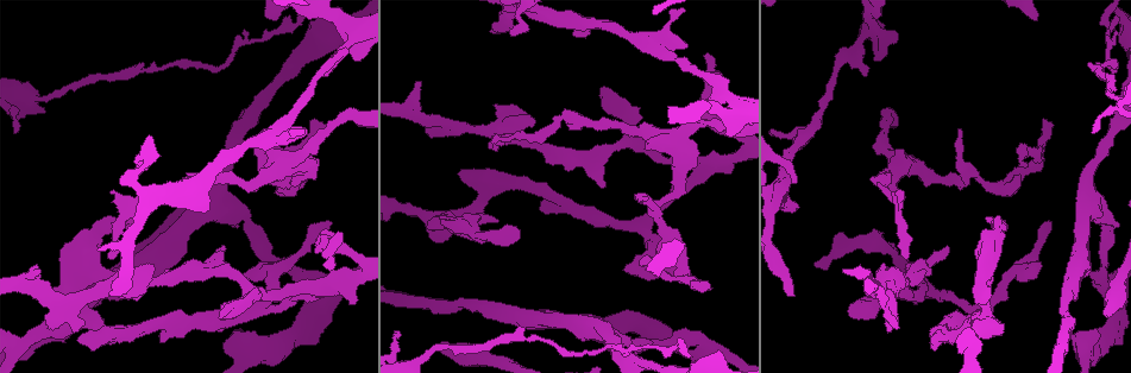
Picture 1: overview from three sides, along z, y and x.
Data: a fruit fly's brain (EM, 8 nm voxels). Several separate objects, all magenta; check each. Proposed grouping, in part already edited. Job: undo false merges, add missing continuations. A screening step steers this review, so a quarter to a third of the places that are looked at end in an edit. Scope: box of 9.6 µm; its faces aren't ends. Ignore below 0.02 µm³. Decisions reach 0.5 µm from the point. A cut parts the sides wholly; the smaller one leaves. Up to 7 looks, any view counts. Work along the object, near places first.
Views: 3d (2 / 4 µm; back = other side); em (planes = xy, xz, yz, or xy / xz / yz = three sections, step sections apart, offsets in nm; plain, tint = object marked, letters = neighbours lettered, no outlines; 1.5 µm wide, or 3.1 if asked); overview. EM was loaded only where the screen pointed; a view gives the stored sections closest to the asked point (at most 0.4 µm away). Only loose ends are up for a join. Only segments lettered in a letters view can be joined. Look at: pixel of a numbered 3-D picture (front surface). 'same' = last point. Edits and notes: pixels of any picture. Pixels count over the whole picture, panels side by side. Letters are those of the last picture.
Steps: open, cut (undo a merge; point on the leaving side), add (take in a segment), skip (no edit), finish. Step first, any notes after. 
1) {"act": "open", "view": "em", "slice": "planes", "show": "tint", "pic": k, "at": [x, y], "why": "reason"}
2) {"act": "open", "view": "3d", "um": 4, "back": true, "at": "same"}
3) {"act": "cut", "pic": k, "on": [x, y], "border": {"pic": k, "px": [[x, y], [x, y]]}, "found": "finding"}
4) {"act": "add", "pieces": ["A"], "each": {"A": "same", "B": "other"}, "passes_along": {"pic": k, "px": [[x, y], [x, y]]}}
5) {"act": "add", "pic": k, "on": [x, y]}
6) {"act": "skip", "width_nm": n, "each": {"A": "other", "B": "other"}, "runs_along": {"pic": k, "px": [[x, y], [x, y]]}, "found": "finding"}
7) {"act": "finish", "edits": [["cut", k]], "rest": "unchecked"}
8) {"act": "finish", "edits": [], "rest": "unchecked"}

{"act": "open", "view": "em", "slice": "planes", "show": "letters", "pic": 1, "at": [793, 210], "why": "branch stops here"}

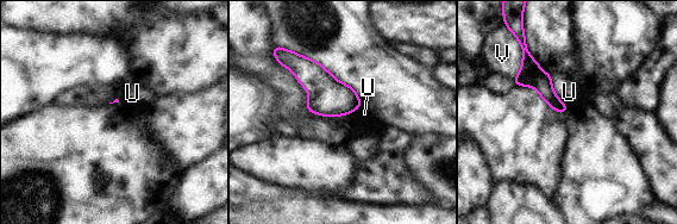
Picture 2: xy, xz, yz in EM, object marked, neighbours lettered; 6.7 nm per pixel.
{"act": "skip", "each": {"U": "other", "V": "other"}, "border": {"pic": 2, "px": [[551, 76], [553, 91], [568, 106]]}, "found": "none of them fits"}

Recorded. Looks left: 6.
{"act": "open", "view": "em", "slice": "planes", "show": "plain", "pic": 1, "at": [815, 266], "why": "an open end"}

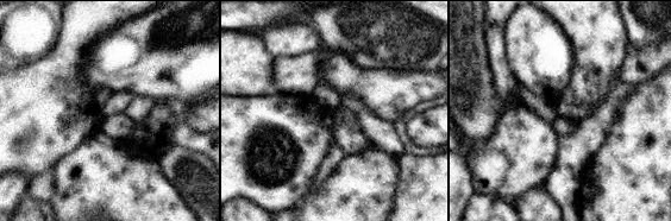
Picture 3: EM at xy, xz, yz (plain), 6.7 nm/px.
{"act": "open", "view": "em", "slice": "planes", "show": "letters", "at": "same", "why": "what lies round it"}

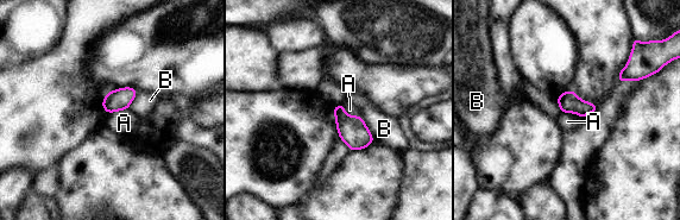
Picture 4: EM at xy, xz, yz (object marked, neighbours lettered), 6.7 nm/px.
{"act": "skip", "width_nm": 120, "each": {"A": "other", "B": "other"}, "border": {"pic": 4, "px": [[341, 104], [347, 114], [360, 117]]}, "found": "no lettered segment goes on from it"}

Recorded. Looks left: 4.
{"act": "open", "view": "em", "slice": "planes", "show": "plain", "pic": 1, "at": [1110, 315], "why": "free end"}

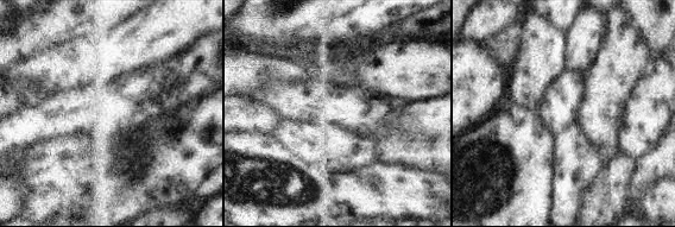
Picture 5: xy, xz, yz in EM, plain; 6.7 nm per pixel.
{"act": "open", "view": "em", "slice": "planes", "show": "letters", "at": "same"}

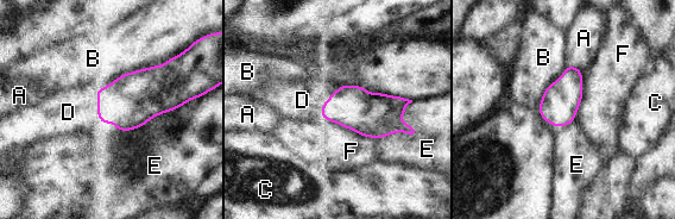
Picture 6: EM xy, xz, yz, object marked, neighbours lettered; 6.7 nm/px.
{"act": "add", "pieces": ["D"], "each": {"A": "other", "B": "other", "C": "other", "D": "same", "E": "other", "F": "other"}, "passes_along": {"pic": 6, "px": [[128, 102], [98, 113], [68, 112]]}, "found": "it goes on there"}

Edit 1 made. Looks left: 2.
{"act": "finish", "edits": [["add", 6]], "rest": "unchecked"}

